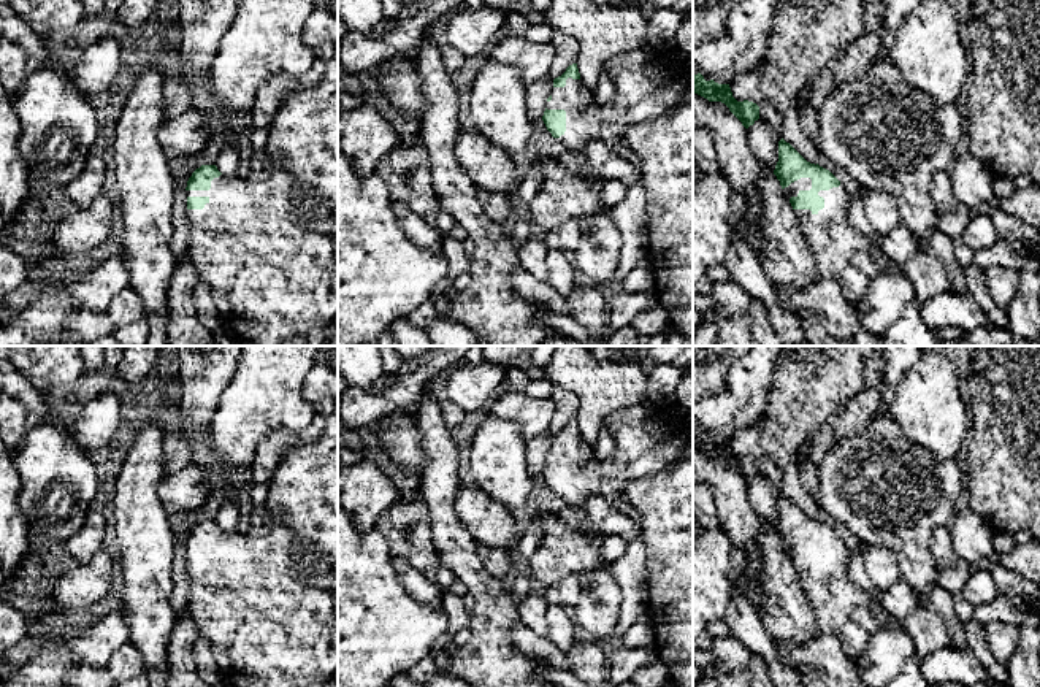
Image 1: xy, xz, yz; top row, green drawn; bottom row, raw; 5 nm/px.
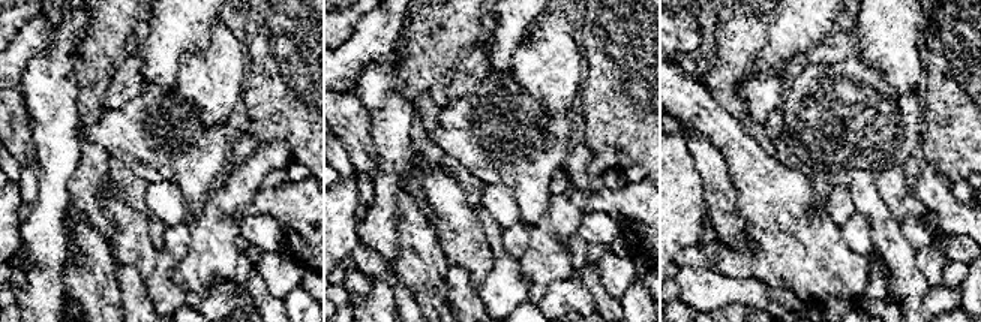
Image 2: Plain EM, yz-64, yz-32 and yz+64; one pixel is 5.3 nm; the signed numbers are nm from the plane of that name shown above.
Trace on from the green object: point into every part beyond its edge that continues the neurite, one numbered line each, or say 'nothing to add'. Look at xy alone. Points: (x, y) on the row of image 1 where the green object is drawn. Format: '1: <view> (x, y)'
1: xy (271, 275)

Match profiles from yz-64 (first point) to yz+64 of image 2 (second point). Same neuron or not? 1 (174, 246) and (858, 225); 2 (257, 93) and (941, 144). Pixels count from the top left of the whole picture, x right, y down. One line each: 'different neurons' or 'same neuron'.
1: same neuron
2: same neuron

